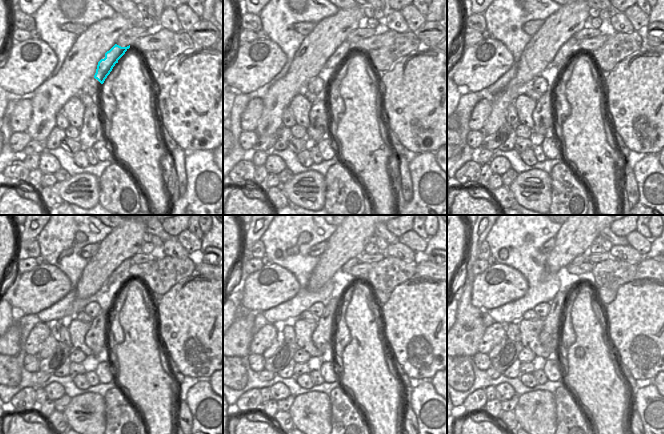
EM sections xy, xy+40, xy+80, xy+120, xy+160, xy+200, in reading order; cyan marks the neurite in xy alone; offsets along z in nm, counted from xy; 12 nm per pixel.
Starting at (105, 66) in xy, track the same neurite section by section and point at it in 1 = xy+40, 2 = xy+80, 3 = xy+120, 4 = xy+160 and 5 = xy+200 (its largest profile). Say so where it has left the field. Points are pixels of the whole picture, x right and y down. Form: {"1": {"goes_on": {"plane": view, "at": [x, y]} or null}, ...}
{"1": {"goes_on": {"plane": "xy+40", "at": [326, 74]}}, "2": {"goes_on": {"plane": "xy+80", "at": [552, 74]}}, "3": {"goes_on": {"plane": "xy+120", "at": [117, 280]}}, "4": {"goes_on": {"plane": "xy+160", "at": [342, 279]}}, "5": {"goes_on": {"plane": "xy+200", "at": [565, 278]}}}

